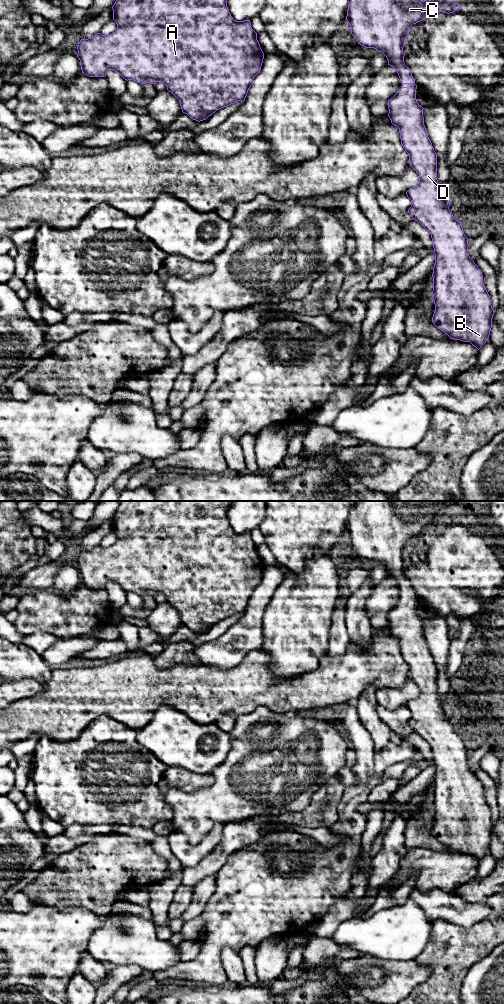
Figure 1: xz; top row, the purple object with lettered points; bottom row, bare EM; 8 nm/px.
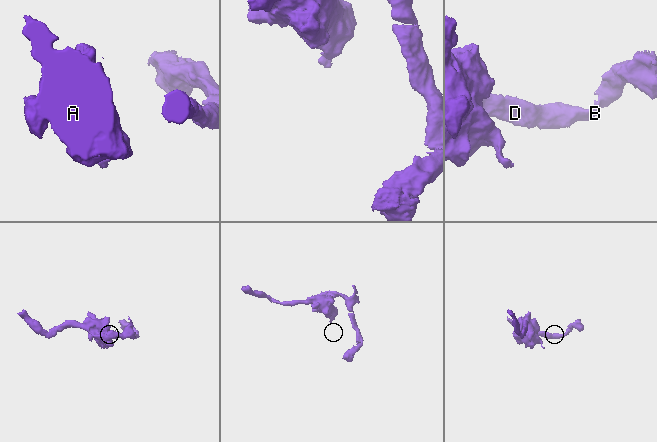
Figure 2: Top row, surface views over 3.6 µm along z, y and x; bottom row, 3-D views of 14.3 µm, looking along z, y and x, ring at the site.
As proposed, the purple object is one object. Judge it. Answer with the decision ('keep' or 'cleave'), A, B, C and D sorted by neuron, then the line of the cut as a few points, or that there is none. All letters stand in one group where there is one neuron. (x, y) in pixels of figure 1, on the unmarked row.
keep; A B C D; no cut

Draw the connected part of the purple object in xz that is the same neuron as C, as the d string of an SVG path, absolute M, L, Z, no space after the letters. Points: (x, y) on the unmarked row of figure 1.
M355 501L348 517L346 532L358 556L382 564L388 577L393 578L401 595L407 596L388 612L388 628L399 640L401 656L409 667L409 676L419 687L419 695L406 707L412 717L408 725L431 747L435 766L433 803L435 823L433 836L451 851L470 854L478 862L486 855L492 840L494 822L483 795L483 787L468 766L468 750L462 734L456 732L449 721L449 707L440 701L437 692L437 665L424 637L423 619L417 615L417 597L411 582L404 575L403 559L409 541L437 524L453 525L461 518L454 514L454 501Z

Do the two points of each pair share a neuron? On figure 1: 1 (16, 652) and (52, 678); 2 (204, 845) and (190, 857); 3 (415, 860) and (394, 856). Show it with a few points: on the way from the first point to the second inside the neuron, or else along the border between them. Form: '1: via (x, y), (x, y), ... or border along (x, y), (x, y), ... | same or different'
1: via (25, 661), (43, 672) | same
2: via (201, 848), (193, 856) | same
3: border along (407, 850), (401, 859), (398, 871), (391, 878) | different

